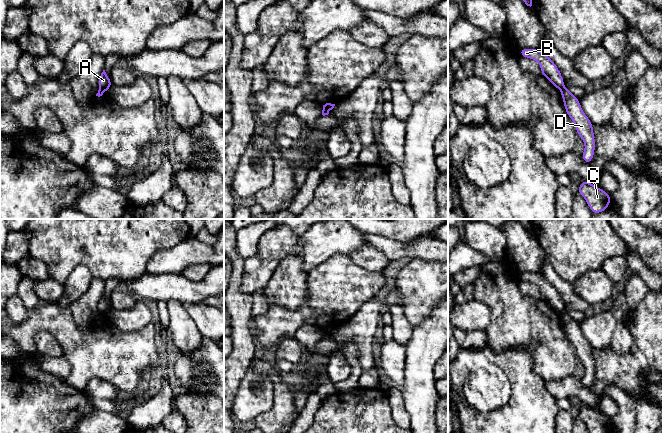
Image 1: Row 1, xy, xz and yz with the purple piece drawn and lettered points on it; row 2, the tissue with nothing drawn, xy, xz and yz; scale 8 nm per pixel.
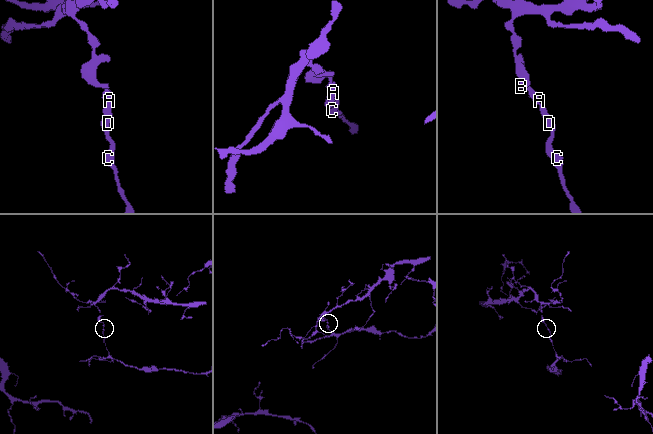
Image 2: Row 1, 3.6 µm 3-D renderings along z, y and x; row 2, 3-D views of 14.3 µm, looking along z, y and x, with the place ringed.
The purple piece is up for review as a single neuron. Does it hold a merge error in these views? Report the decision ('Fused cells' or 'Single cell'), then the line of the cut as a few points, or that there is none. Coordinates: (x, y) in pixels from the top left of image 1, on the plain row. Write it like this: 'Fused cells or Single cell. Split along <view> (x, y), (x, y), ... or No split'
Fused cells. Split along yz (563, 311), (560, 313)

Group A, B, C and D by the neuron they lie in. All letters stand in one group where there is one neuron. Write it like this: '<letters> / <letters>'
A B / C D

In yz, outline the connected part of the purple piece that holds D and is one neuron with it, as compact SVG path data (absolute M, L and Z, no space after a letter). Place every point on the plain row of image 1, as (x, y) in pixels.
M568 312L561 313L561 320L567 339L575 348L577 359L582 362L585 374L581 378L583 386L590 388L595 377L595 361L593 347L583 336L579 322L575 321Z

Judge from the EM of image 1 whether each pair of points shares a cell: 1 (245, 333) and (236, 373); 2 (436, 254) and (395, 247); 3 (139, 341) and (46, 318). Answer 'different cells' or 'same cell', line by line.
1: same cell
2: same cell
3: same cell

